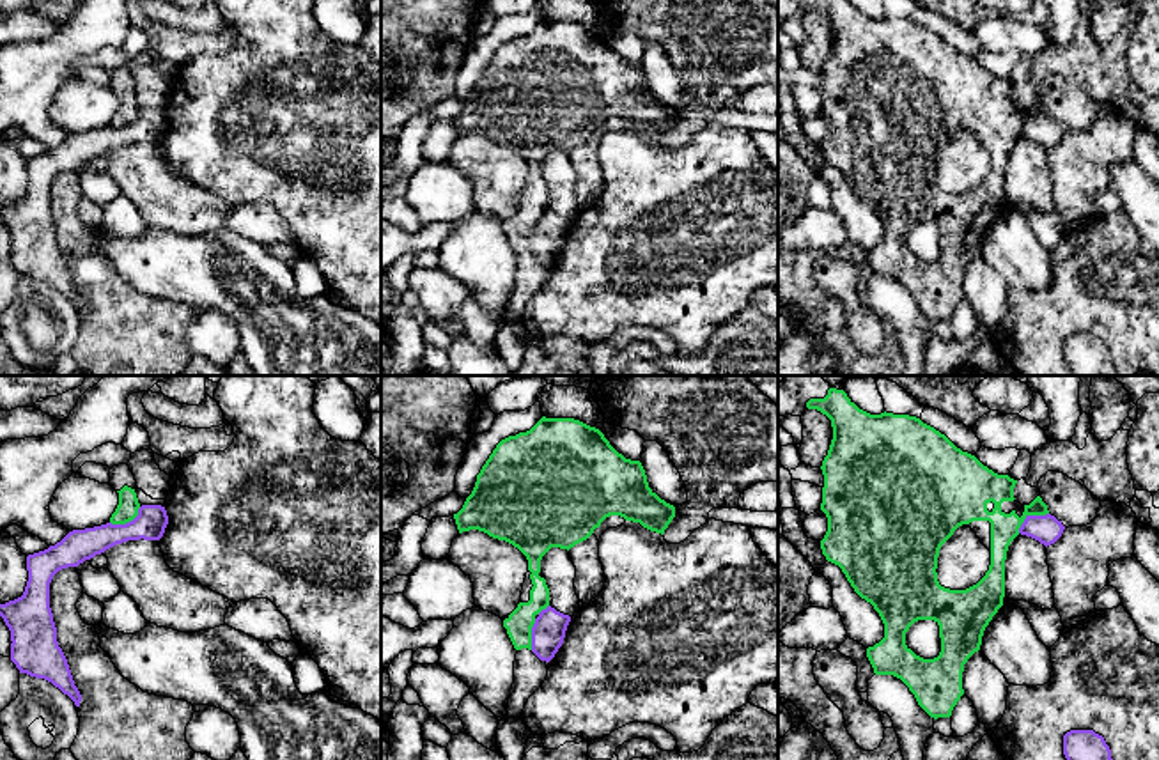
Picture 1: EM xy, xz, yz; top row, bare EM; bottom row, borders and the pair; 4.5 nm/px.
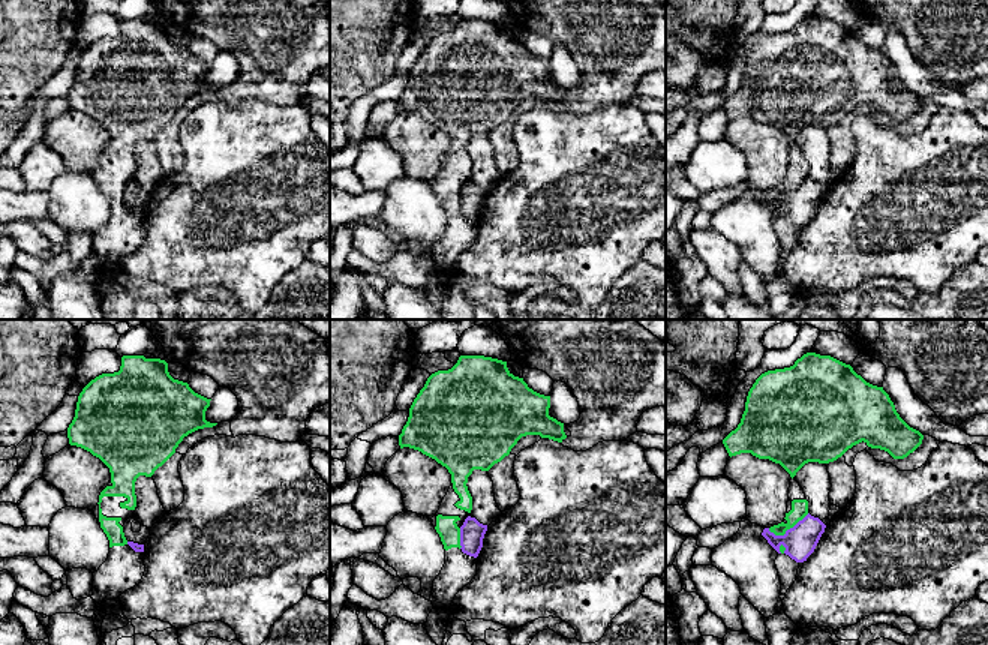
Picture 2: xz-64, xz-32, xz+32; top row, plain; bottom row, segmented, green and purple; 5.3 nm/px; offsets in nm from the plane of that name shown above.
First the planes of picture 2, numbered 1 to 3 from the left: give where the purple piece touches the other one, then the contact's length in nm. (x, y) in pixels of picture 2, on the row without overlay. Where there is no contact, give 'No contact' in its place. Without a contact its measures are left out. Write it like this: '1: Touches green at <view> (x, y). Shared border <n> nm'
1: No contact
2: Touches green at xz-32 (459, 203). Shared border 110 nm
3: Touches green at xz+32 (787, 192). Shared border 240 nm

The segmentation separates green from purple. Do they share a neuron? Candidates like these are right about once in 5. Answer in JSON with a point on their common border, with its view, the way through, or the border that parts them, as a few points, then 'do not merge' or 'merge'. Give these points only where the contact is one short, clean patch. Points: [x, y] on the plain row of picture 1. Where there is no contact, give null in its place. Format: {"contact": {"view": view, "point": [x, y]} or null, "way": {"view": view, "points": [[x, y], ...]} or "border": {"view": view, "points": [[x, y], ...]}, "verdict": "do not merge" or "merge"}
{"contact": {"view": "yz", "point": [1030, 117]}, "border": {"view": "yz", "points": [[1048, 116], [1028, 119], [1018, 135]]}, "verdict": "do not merge"}

